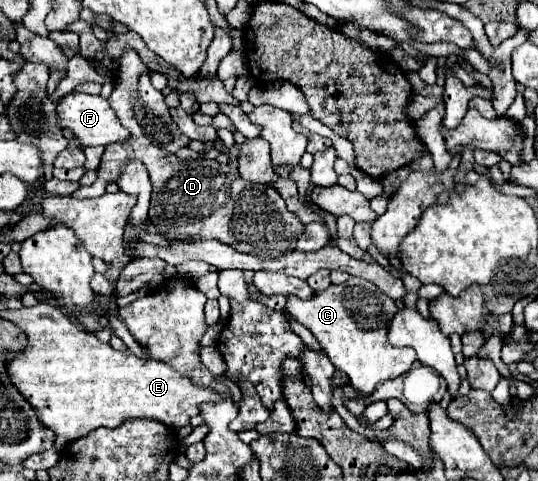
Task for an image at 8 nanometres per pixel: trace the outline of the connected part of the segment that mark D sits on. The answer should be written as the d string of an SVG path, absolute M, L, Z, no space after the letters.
M128 49L122 53L118 77L116 77L114 91L108 103L114 109L120 123L130 131L130 139L126 139L124 143L112 143L106 147L100 161L96 183L90 187L80 187L74 193L74 197L86 199L86 197L104 195L106 185L118 179L120 163L126 163L128 159L138 159L146 165L150 173L150 181L154 185L150 221L170 239L218 239L222 243L228 243L240 253L260 255L268 259L294 251L296 239L302 233L302 223L294 213L286 209L284 199L274 187L242 179L234 163L220 165L208 159L182 161L176 155L148 143L144 131L140 129L140 125L136 123L132 115L136 83L138 83L140 73L144 71L146 71L146 65L140 61L136 51Z

